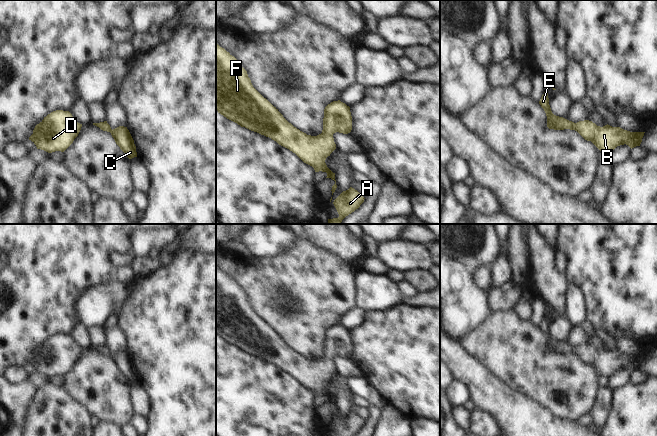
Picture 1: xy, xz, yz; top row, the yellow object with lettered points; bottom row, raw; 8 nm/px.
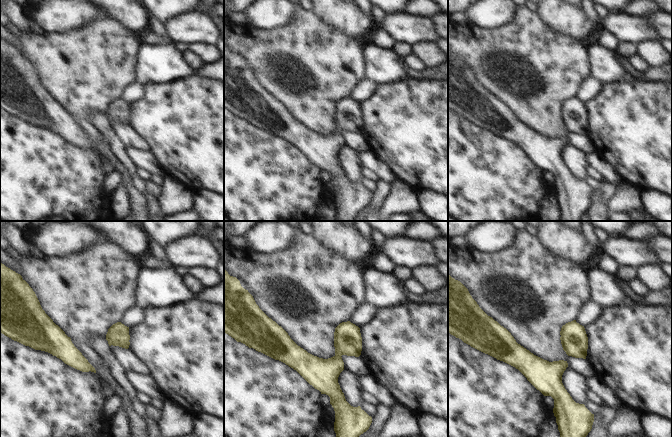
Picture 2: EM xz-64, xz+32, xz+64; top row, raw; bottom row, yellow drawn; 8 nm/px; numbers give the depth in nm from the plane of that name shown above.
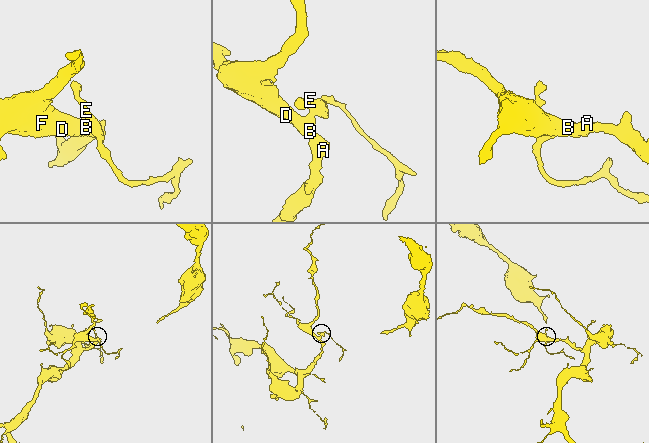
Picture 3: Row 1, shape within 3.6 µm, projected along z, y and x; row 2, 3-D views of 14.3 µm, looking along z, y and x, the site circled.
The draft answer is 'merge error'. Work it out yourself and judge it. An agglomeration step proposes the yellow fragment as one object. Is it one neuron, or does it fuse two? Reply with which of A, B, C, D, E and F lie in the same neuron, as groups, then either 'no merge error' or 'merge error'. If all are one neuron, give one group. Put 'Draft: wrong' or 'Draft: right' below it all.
A B C D E F; no merge error
Draft: wrong

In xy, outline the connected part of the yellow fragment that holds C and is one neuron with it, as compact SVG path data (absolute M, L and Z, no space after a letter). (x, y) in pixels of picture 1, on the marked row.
M107 121L93 123L93 125L99 127L103 131L110 132L116 144L127 155L129 159L137 157L136 146L127 127L119 126L112 130Z

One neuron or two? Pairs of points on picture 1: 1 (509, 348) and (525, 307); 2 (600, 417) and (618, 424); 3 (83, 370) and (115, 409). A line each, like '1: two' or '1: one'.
1: two
2: two
3: one

